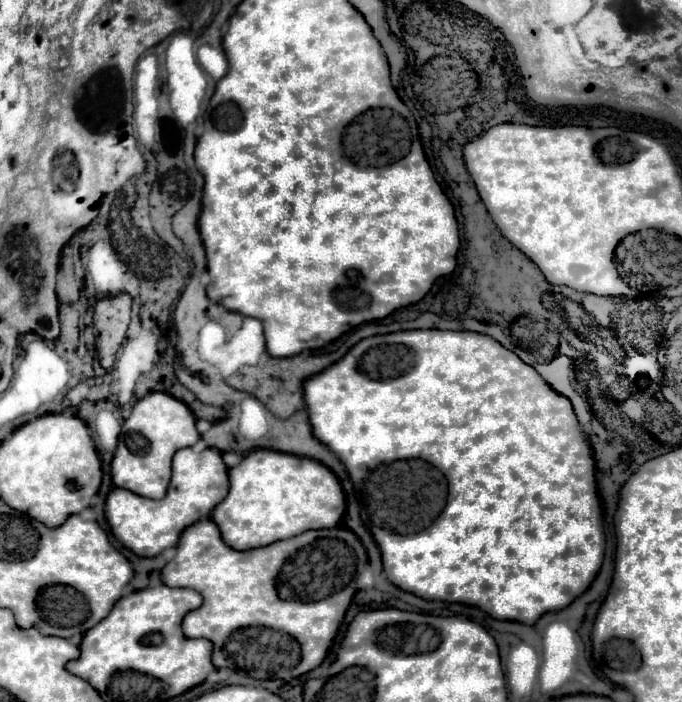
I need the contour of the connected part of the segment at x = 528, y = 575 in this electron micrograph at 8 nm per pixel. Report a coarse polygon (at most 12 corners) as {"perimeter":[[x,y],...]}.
{"perimeter":[[477,332],[303,388],[389,582],[533,626],[593,584],[571,400]]}

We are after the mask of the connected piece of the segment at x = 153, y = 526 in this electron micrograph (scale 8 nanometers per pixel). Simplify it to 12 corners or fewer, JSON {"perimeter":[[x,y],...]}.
{"perimeter":[[217,448],[173,456],[167,496],[115,488],[105,504],[125,548],[179,544],[229,492]]}

